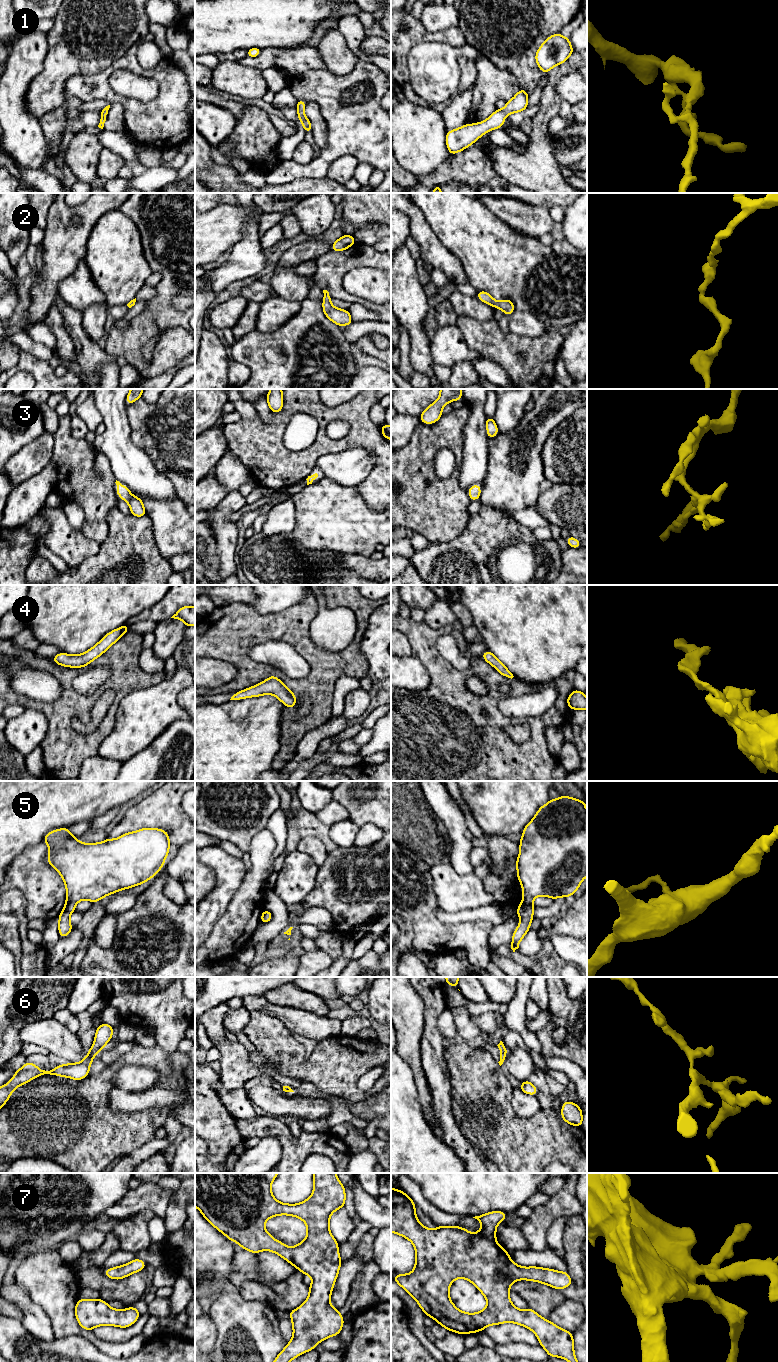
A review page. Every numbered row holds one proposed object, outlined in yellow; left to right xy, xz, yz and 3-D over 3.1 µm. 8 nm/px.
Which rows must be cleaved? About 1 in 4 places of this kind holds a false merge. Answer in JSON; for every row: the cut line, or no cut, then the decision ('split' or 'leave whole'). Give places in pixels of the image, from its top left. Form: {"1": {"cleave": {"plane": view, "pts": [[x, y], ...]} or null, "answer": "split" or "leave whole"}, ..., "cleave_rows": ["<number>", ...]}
{"1": {"cleave": null, "answer": "leave whole"}, "2": {"cleave": null, "answer": "leave whole"}, "3": {"cleave": null, "answer": "leave whole"}, "4": {"cleave": null, "answer": "leave whole"}, "5": {"cleave": null, "answer": "leave whole"}, "6": {"cleave": null, "answer": "leave whole"}, "7": {"cleave": null, "answer": "leave whole"}, "cleave_rows": []}

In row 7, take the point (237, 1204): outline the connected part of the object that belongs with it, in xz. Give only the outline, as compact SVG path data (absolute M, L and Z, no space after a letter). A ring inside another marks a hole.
M195 1173L195 1206L204 1218L222 1232L229 1240L239 1244L244 1250L258 1254L267 1250L278 1254L305 1275L310 1275L312 1283L305 1302L295 1310L290 1310L293 1326L293 1337L286 1347L278 1354L273 1362L289 1362L301 1354L315 1350L315 1345L323 1340L339 1335L344 1325L343 1316L330 1305L331 1293L341 1266L338 1252L339 1243L329 1230L330 1216L336 1210L345 1207L345 1187L341 1184L336 1173L314 1173L314 1188L312 1195L299 1204L285 1204L275 1199L271 1192L271 1184L279 1173ZM278 1215L290 1215L303 1220L307 1226L307 1236L296 1246L288 1247L274 1239L266 1230L265 1222Z

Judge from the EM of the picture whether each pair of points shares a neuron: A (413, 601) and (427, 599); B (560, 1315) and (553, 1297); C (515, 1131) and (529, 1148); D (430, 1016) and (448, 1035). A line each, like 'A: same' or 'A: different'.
A: same
B: different
C: same
D: different

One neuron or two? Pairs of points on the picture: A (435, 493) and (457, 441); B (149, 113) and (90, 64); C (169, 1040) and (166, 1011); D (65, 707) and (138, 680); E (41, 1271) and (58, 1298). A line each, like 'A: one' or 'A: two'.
A: one
B: two
C: one
D: one
E: one

